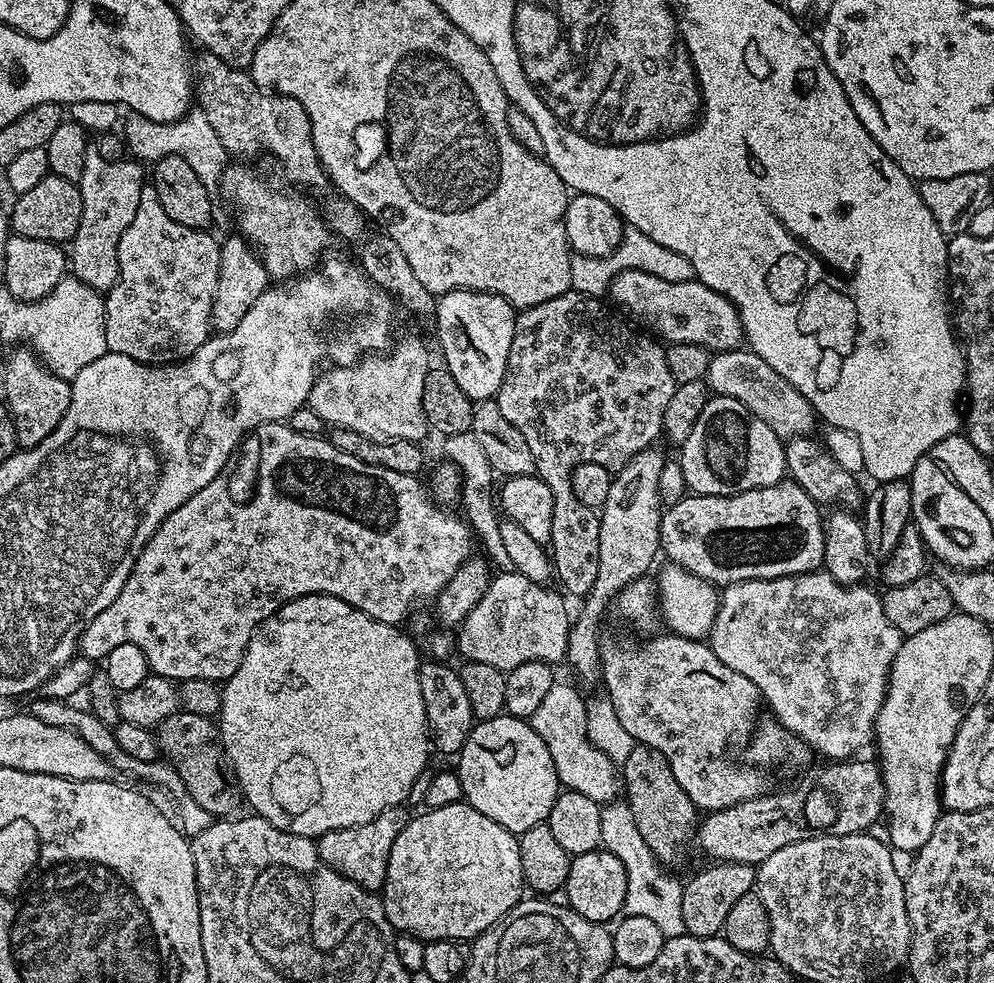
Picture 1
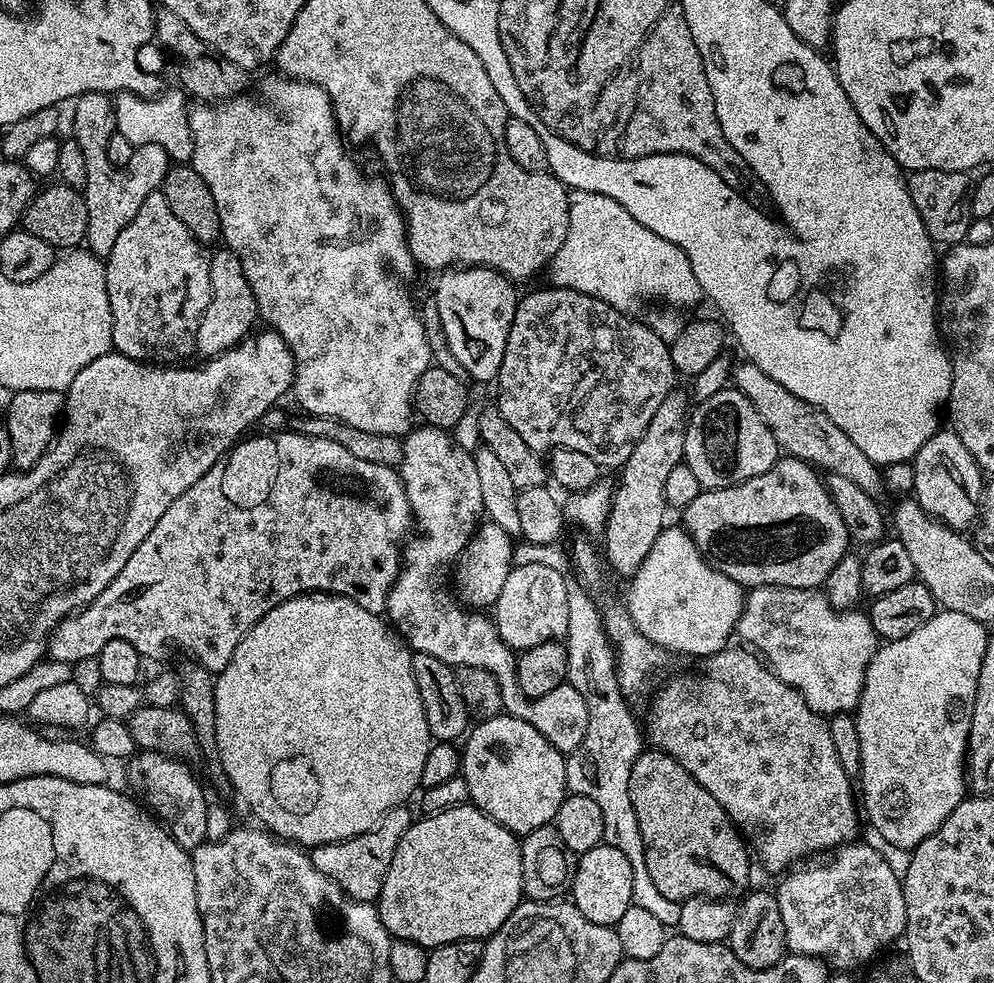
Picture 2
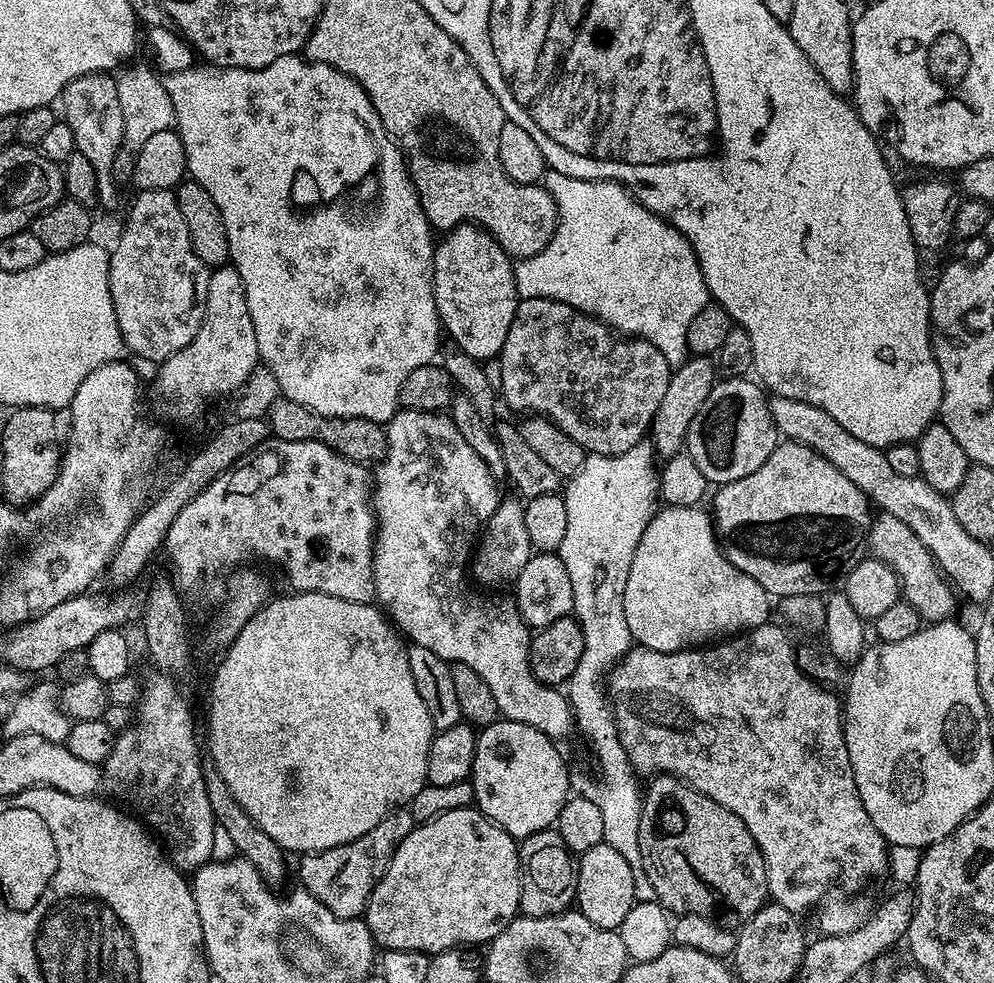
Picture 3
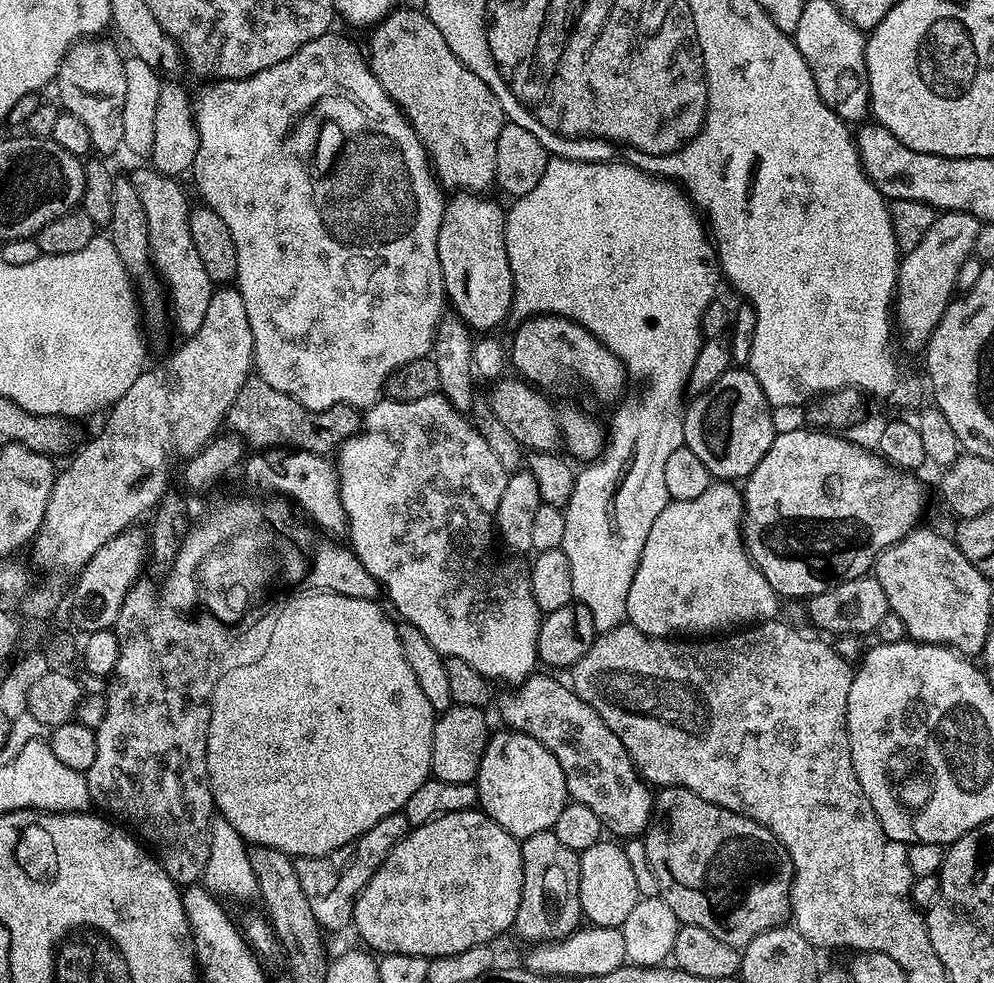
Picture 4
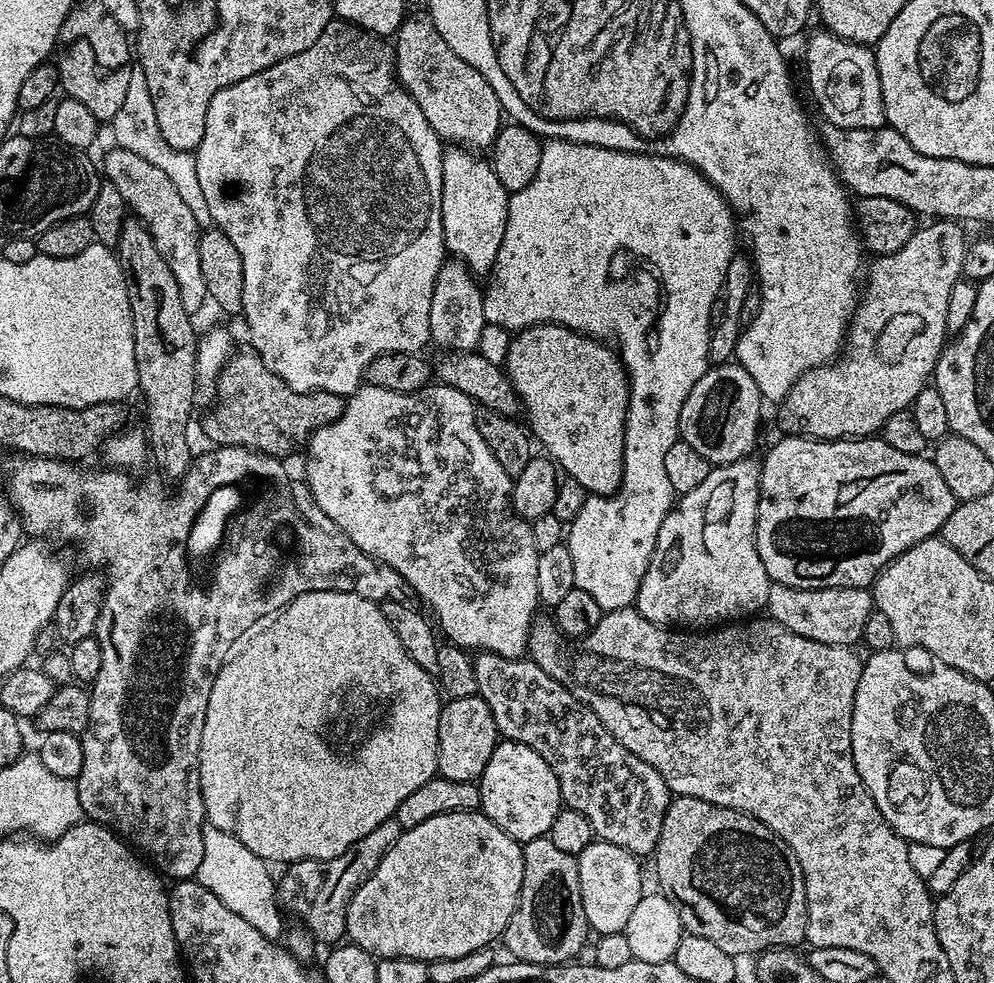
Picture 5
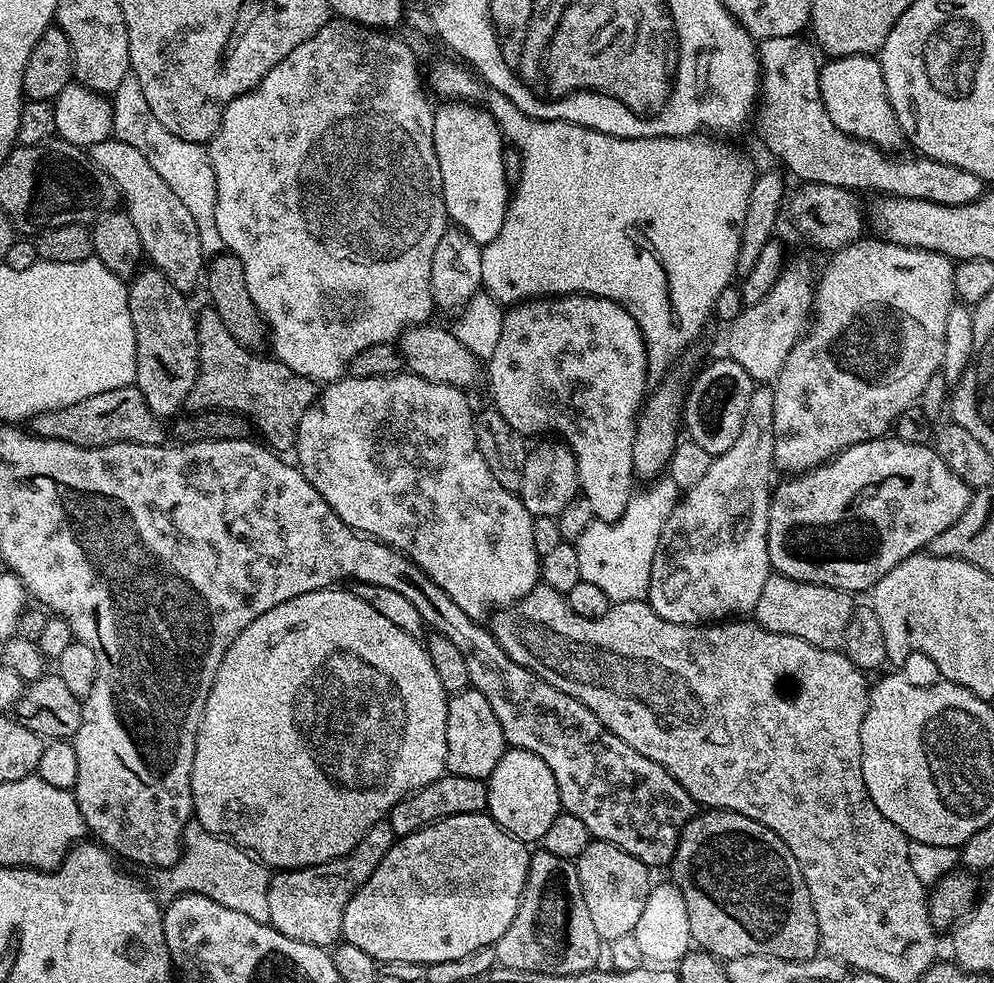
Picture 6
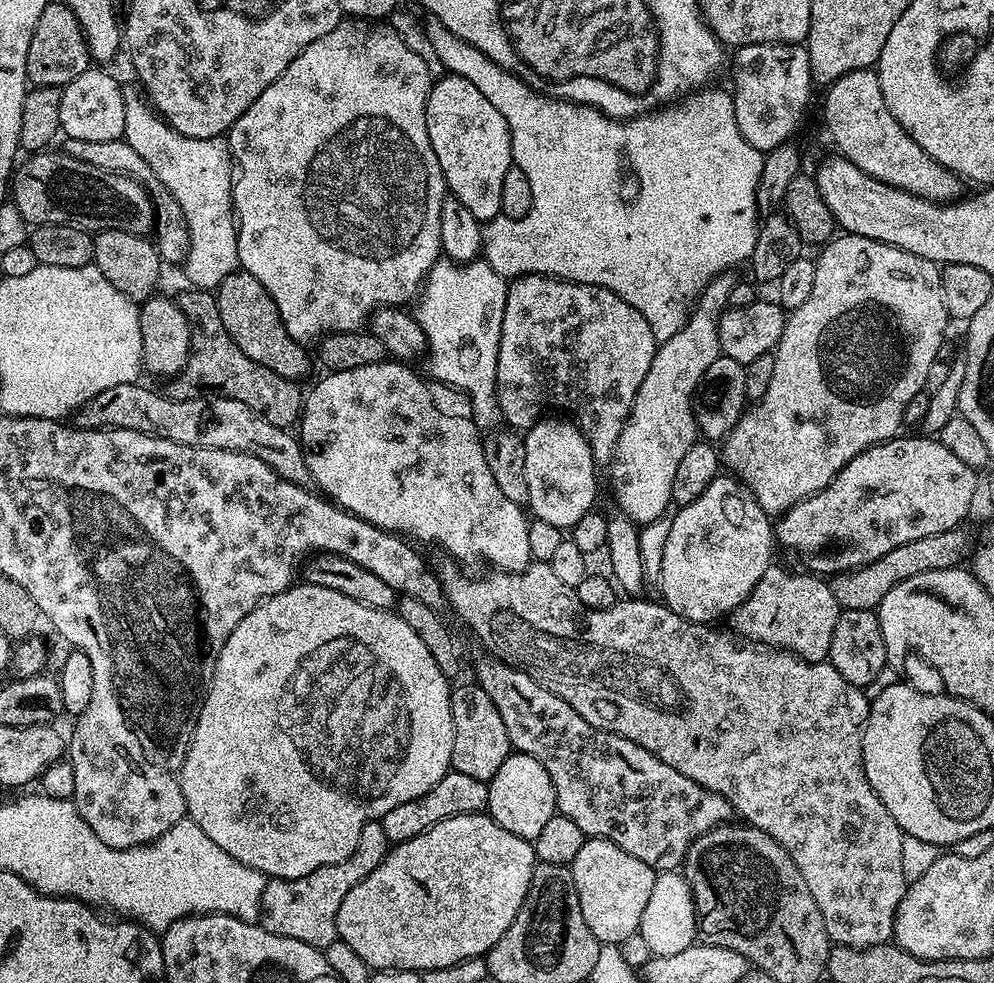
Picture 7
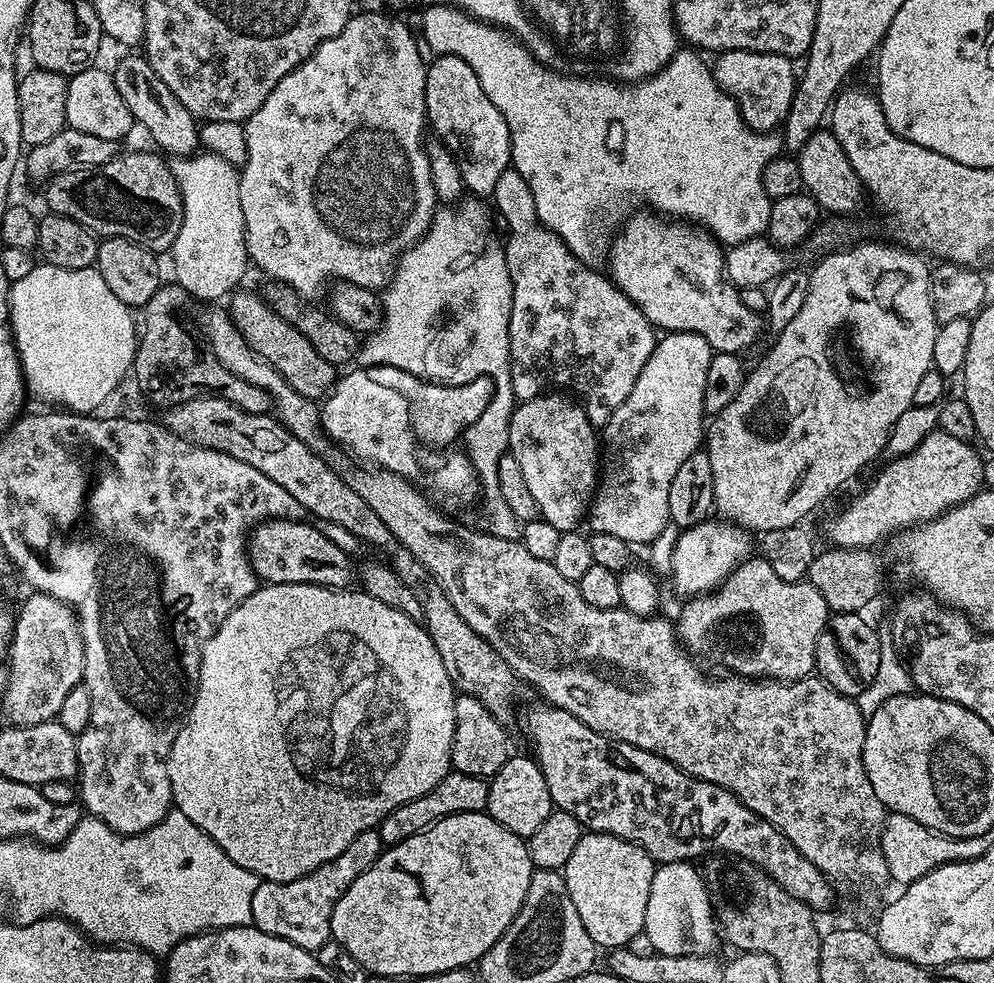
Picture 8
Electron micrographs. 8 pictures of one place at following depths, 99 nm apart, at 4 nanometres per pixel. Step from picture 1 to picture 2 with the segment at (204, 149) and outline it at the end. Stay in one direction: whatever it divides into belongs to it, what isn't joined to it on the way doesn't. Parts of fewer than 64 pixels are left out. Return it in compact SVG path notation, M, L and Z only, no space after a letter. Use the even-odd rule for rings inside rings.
M179 87L161 91L155 98L135 96L133 92L117 92L114 96L116 130L130 143L153 144L166 150L169 161L188 162L192 158L192 135L188 121L190 100Z

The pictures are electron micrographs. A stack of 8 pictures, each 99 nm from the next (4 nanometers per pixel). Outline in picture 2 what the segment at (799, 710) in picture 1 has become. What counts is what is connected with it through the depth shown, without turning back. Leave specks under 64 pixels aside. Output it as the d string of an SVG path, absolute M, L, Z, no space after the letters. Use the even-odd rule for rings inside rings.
M754 588L745 595L744 609L736 624L735 635L741 636L749 649L755 650L772 673L786 682L815 712L833 718L839 712L855 713L862 694L866 670L878 647L878 637L867 611L840 611L815 588Z

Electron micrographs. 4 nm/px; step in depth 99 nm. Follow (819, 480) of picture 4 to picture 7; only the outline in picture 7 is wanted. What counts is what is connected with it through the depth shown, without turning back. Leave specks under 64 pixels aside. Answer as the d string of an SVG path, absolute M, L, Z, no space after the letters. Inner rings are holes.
M927 435L904 436L876 444L867 452L858 454L822 490L806 497L779 517L774 536L792 552L804 559L809 573L831 578L837 572L848 572L870 562L880 560L890 550L906 546L918 538L930 538L930 534L942 534L951 528L961 527L972 508L976 496L977 469L966 466L951 450L946 450L938 438Z

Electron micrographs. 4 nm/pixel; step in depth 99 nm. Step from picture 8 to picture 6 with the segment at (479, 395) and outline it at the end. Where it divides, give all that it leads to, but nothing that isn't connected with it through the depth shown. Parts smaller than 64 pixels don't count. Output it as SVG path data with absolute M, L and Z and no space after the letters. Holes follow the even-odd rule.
M407 370L396 372L393 376L370 378L345 374L340 379L331 381L325 388L328 389L325 392L323 389L317 395L306 414L302 414L302 422L298 422L294 460L310 486L314 486L314 490L318 490L322 498L326 498L330 510L334 510L334 514L338 514L338 518L342 518L346 526L350 526L355 532L363 532L365 536L373 536L383 544L391 544L401 554L409 556L435 584L442 586L442 590L450 594L450 598L454 598L454 602L458 602L458 606L462 606L462 610L466 610L470 618L478 621L491 617L493 612L501 608L515 605L517 600L530 594L530 590L541 583L541 556L538 550L534 550L534 517L528 513L517 493L498 486L494 474L490 474L490 466L486 466L486 458L482 458L474 434L474 408L468 405L468 400L464 397L467 395L461 389L438 382L426 382L426 378L413 376Z

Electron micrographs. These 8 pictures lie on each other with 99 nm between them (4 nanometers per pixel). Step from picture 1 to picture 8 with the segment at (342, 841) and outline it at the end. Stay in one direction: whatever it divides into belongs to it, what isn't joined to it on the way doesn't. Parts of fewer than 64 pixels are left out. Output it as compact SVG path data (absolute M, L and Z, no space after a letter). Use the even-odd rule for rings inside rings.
M377 829L362 830L362 834L358 834L358 838L354 838L354 842L350 842L338 858L318 866L310 874L290 882L261 882L258 890L254 890L252 924L266 934L286 938L286 942L294 942L294 946L302 946L307 952L315 953L316 949L332 939L330 918L334 906L338 906L338 898L354 886L354 878L378 863L385 847Z

